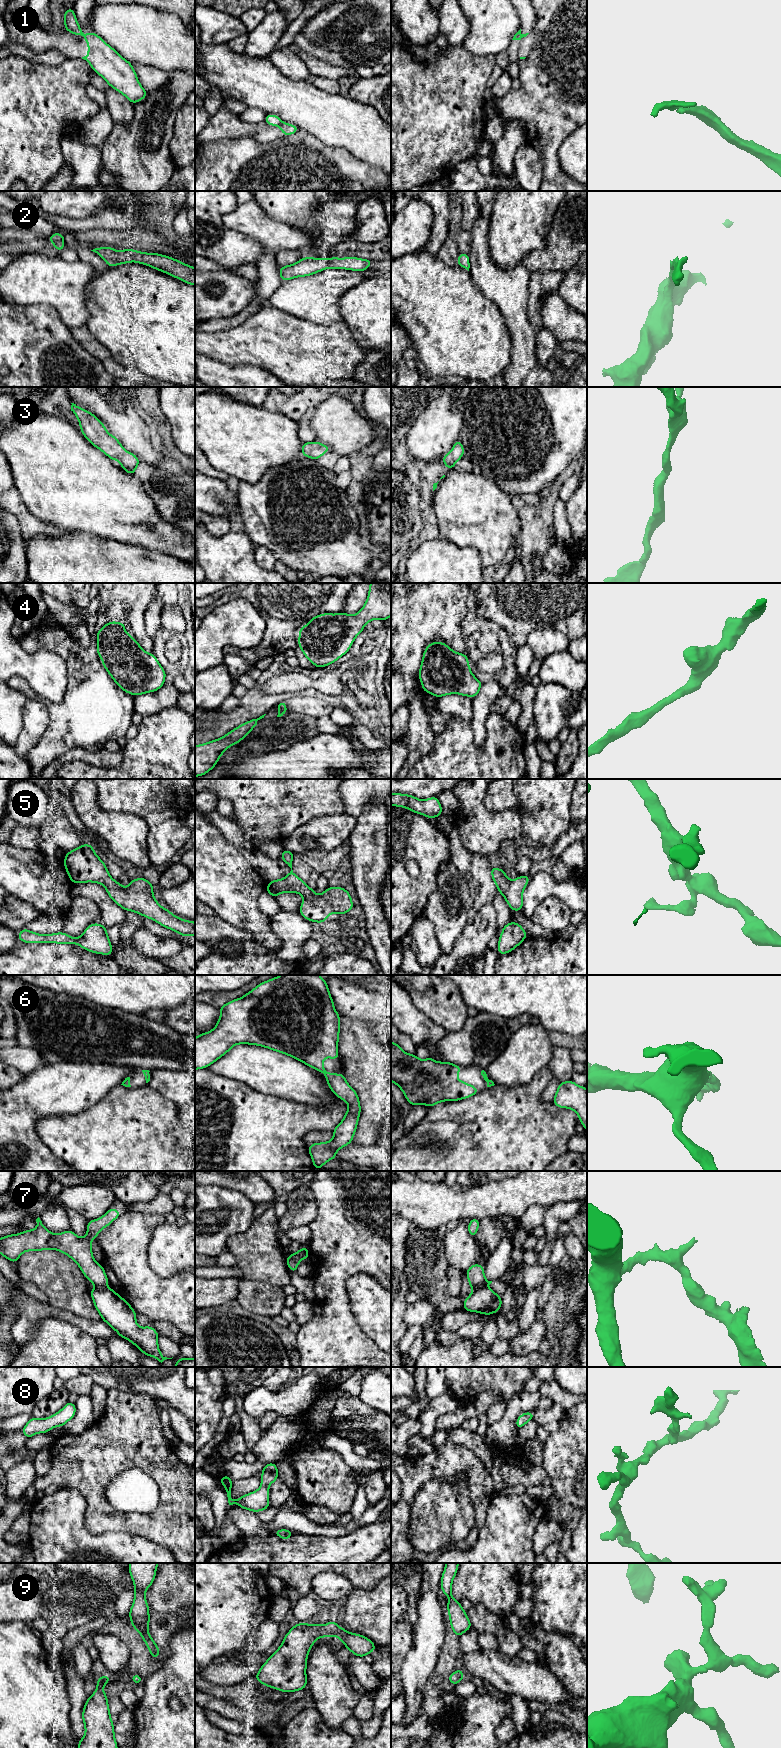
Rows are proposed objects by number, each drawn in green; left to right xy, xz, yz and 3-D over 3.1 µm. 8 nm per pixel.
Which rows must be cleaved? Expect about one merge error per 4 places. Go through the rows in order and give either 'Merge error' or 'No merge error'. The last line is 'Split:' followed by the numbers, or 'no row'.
1: Merge error
2: No merge error
3: No merge error
4: No merge error
5: No merge error
6: No merge error
7: Merge error
8: No merge error
9: No merge error
Split: 1, 7

